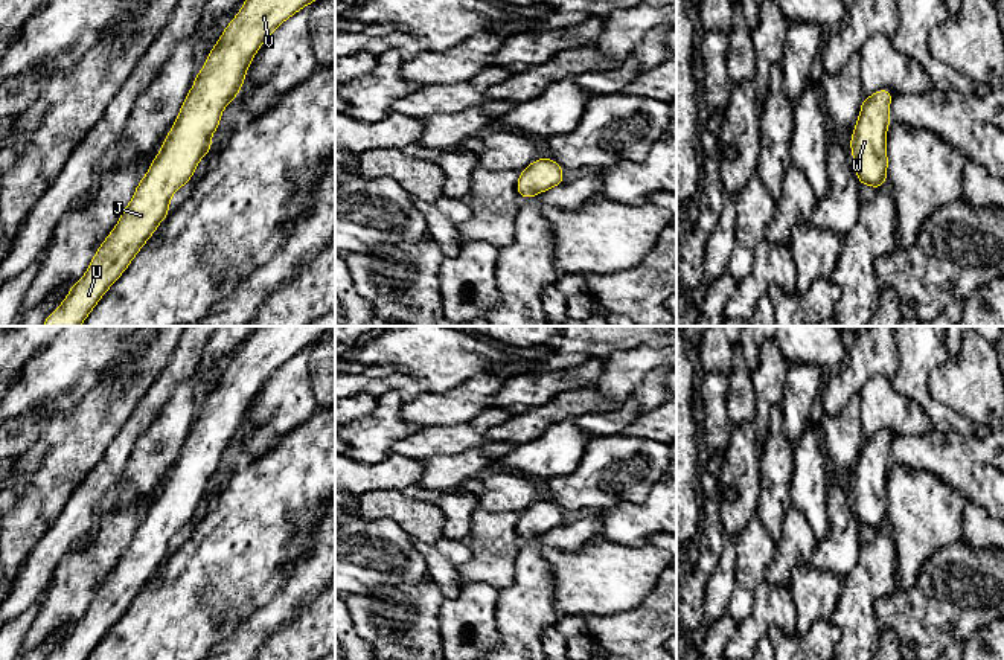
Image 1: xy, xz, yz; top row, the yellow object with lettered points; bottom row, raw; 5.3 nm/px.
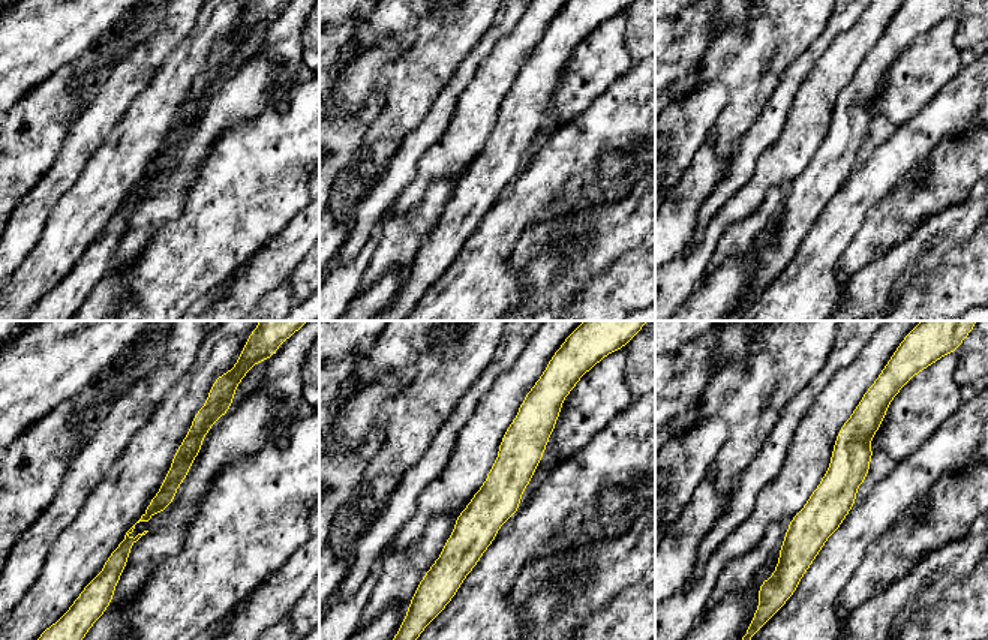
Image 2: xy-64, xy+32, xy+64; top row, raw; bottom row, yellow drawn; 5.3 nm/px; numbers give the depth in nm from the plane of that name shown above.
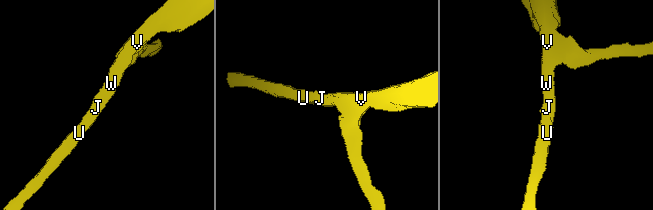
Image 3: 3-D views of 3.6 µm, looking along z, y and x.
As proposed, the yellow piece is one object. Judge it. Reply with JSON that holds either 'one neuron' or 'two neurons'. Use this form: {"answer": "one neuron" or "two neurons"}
{"answer": "one neuron"}

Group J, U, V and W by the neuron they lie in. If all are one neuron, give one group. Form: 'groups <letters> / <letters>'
groups J U V W

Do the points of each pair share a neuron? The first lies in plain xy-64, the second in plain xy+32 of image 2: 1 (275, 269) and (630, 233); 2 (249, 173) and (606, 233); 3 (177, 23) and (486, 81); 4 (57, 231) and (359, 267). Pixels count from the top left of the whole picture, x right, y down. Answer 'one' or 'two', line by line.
1: one
2: two
3: two
4: two

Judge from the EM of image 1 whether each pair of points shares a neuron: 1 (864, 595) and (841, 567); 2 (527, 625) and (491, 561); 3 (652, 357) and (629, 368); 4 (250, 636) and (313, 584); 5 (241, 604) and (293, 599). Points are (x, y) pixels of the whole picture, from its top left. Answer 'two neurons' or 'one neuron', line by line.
1: two neurons
2: two neurons
3: one neuron
4: one neuron
5: two neurons

